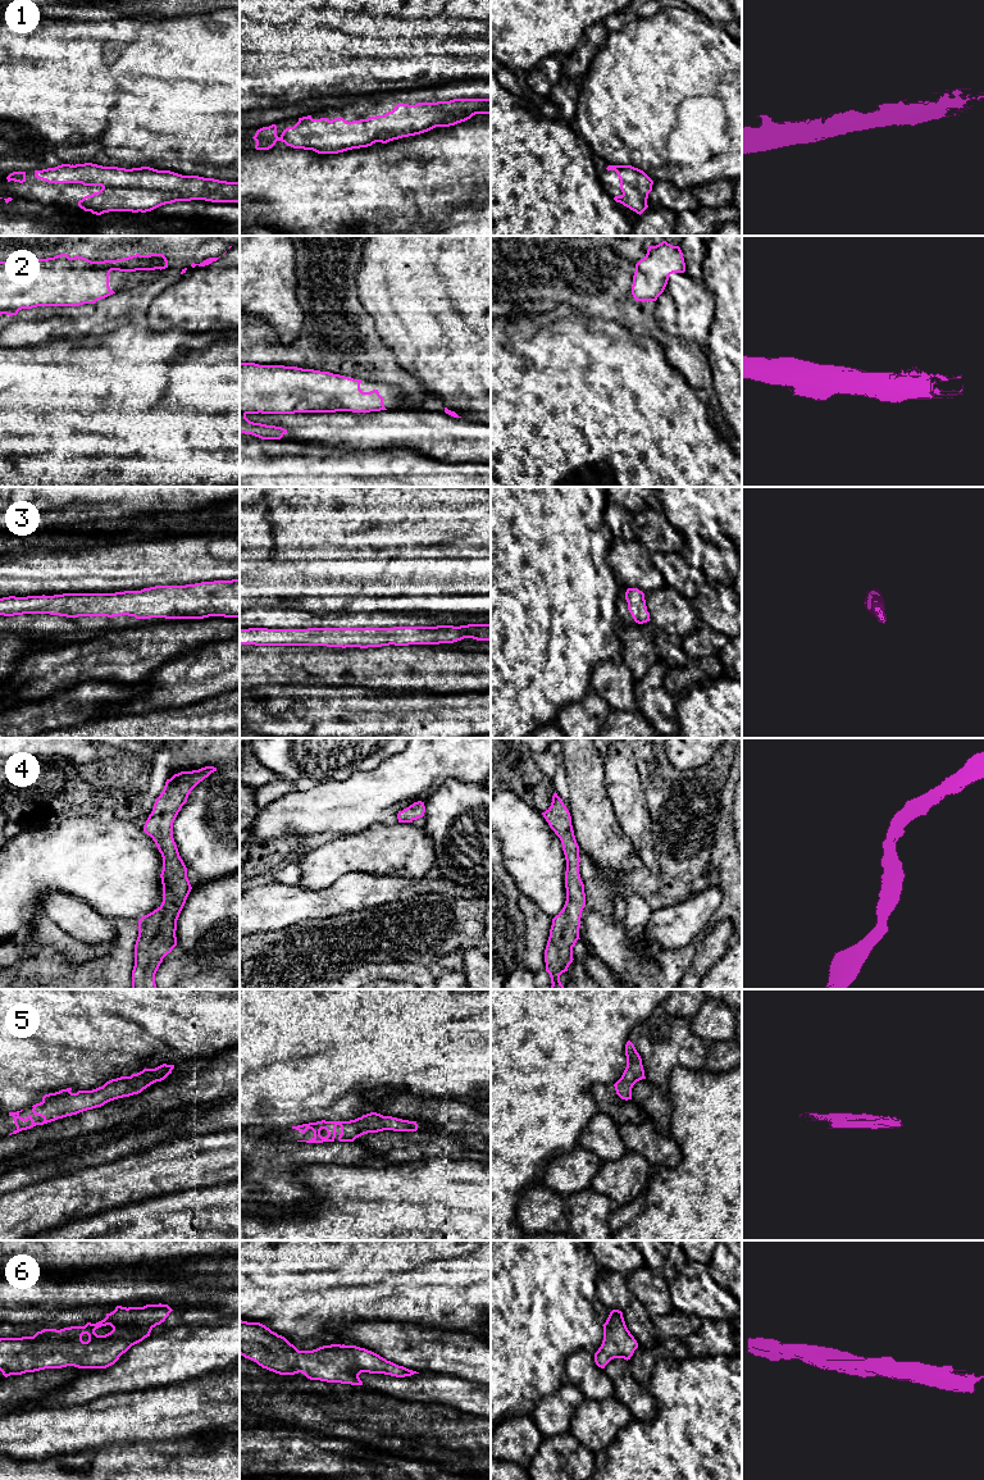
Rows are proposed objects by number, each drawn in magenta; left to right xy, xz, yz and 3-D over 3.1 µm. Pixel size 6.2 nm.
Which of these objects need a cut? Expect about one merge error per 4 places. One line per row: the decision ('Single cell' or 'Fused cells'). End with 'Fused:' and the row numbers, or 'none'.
1: Single cell
2: Single cell
3: Single cell
4: Single cell
5: Single cell
6: Single cell
Fused: none

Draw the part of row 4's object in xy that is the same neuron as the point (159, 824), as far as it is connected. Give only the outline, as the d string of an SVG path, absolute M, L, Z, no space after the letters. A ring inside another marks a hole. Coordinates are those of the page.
M205 766L167 779L145 823L144 832L152 838L163 857L163 902L138 919L132 989L156 989L155 974L163 958L177 946L177 920L192 887L173 838L173 823L191 791L214 771L217 768Z

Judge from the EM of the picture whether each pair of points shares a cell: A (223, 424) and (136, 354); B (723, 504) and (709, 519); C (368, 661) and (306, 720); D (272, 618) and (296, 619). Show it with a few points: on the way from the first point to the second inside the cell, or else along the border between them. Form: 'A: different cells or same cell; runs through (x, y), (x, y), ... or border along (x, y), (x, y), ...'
A: same cell; runs through (187, 424), (150, 424), (136, 410), (136, 390)
B: same cell; runs through (720, 508), (713, 515)
C: different cells; border along (311, 686), (364, 686), (372, 690)
D: same cell; runs through (278, 619), (290, 619)

